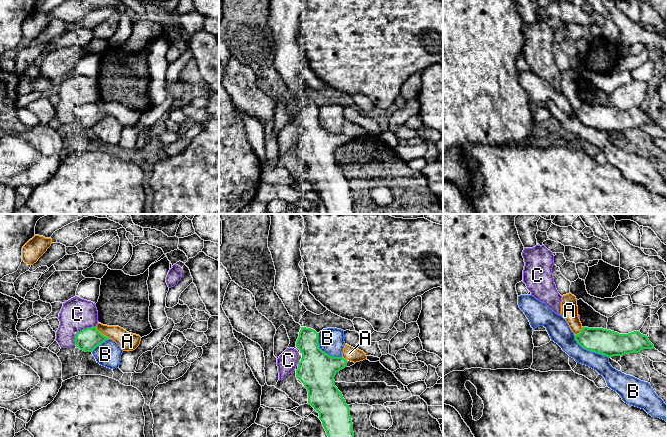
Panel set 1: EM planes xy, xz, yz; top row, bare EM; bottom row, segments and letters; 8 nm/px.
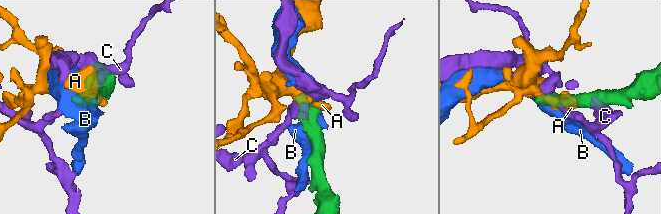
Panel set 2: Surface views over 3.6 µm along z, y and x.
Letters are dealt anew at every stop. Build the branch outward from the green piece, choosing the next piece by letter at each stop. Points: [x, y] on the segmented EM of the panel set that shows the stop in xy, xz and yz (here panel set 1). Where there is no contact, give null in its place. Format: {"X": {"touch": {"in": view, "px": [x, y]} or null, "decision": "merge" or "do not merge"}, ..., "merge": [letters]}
{"A": {"touch": {"in": "xy", "px": [101, 334]}, "decision": "do not merge"}, "B": {"touch": {"in": "yz", "px": [590, 350]}, "decision": "do not merge"}, "C": {"touch": {"in": "xy", "px": [81, 330]}, "decision": "do not merge"}, "merge": []}

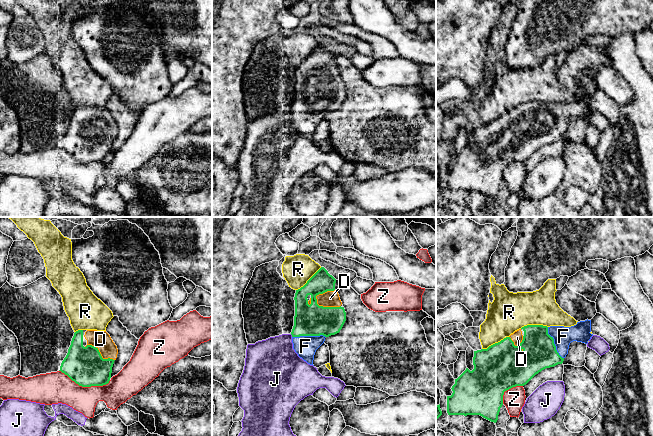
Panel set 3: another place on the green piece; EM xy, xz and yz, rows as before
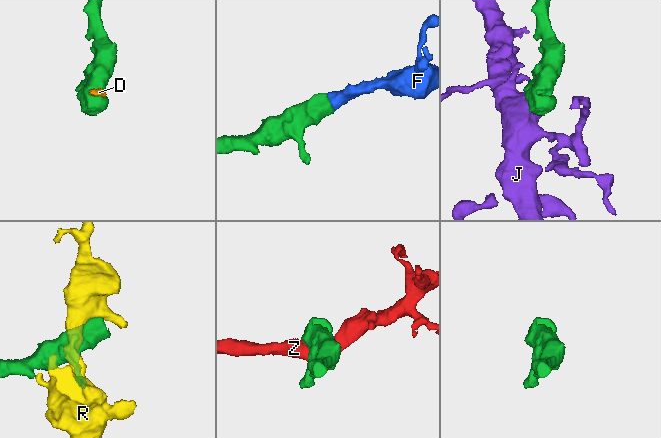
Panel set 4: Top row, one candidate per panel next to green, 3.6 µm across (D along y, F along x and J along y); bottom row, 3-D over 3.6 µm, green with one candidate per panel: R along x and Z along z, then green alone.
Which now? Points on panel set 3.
{"D": {"touch": {"in": "xz", "px": [325, 307]}, "decision": "merge"}, "F": {"touch": {"in": "xz", "px": [308, 335]}, "decision": "merge"}, "J": {"touch": {"in": "xz", "px": [291, 334]}, "decision": "do not merge"}, "R": {"touch": {"in": "yz", "px": [533, 325]}, "decision": "do not merge"}, "Z": {"touch": {"in": "xy", "px": [85, 386]}, "decision": "do not merge"}, "merge": ["D", "F"]}

